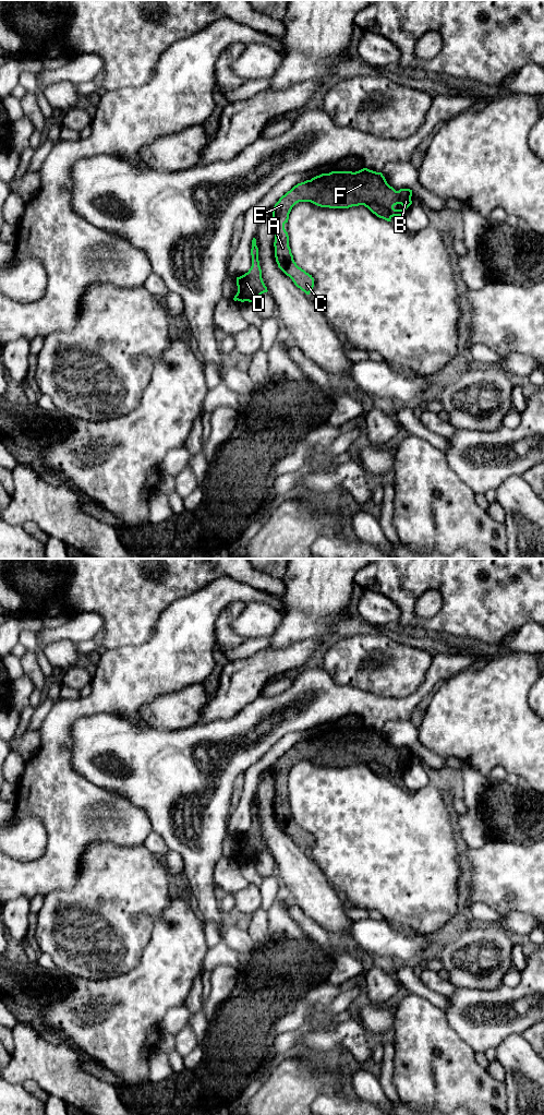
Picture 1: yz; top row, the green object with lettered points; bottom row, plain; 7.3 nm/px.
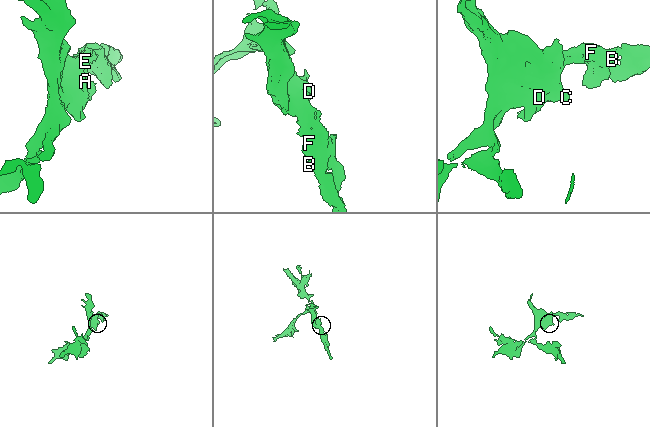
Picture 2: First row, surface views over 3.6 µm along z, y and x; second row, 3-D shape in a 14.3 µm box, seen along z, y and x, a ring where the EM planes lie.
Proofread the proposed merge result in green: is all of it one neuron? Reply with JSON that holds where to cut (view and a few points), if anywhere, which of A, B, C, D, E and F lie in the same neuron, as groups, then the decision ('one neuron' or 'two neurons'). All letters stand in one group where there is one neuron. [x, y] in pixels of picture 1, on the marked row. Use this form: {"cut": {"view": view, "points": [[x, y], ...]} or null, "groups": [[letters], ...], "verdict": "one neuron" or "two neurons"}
{"cut": null, "groups": [["A", "B", "C", "D", "E", "F"]], "verdict": "one neuron"}

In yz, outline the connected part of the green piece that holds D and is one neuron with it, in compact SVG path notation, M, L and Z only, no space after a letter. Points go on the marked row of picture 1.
M255 238L252 240L251 255L251 268L244 275L237 277L238 292L233 298L234 301L254 302L262 293L268 291L262 278L262 269L258 261L258 248Z

